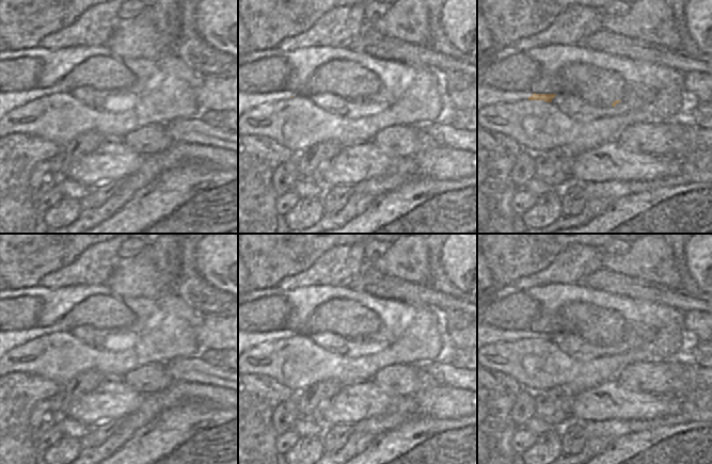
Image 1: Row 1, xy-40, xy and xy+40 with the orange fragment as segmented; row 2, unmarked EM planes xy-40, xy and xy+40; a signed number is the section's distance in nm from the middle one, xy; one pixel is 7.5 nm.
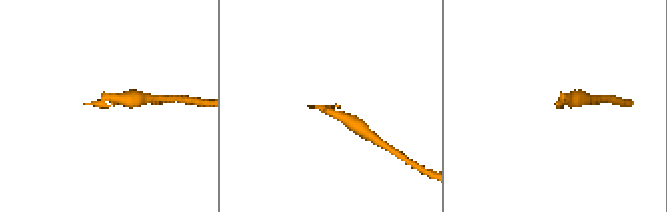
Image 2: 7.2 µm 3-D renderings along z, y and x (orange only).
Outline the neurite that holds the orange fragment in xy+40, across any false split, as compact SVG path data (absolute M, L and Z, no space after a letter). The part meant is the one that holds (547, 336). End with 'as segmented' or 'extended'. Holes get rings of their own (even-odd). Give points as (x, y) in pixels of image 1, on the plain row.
M549 284L536 288L517 288L511 285L496 288L491 297L480 297L477 301L477 351L482 346L497 341L544 339L553 341L572 358L591 361L602 356L623 354L645 346L668 324L677 324L681 331L684 331L684 314L668 305L594 290L583 284Z | extended

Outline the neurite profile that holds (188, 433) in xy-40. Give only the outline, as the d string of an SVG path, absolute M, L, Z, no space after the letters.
M181 401L177 405L164 410L138 429L120 450L99 464L238 464L238 409L220 410L218 407L207 407L201 401Z

